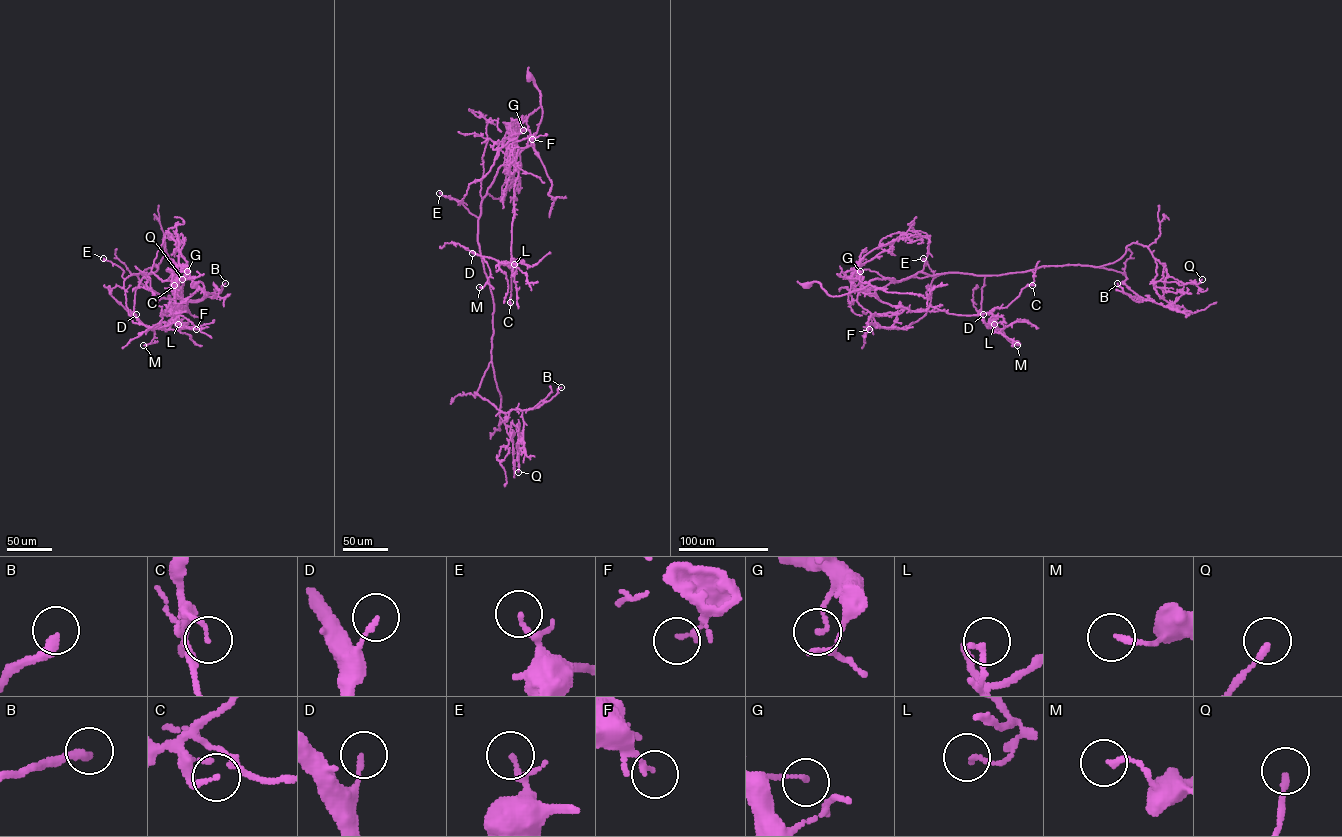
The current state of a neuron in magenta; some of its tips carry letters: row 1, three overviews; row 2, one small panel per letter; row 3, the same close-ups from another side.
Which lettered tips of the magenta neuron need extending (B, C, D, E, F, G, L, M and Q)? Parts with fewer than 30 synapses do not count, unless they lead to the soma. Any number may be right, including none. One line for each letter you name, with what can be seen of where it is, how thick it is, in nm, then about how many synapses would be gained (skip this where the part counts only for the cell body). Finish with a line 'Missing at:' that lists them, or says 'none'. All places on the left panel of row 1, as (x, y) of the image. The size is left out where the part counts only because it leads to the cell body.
Missing at: none

